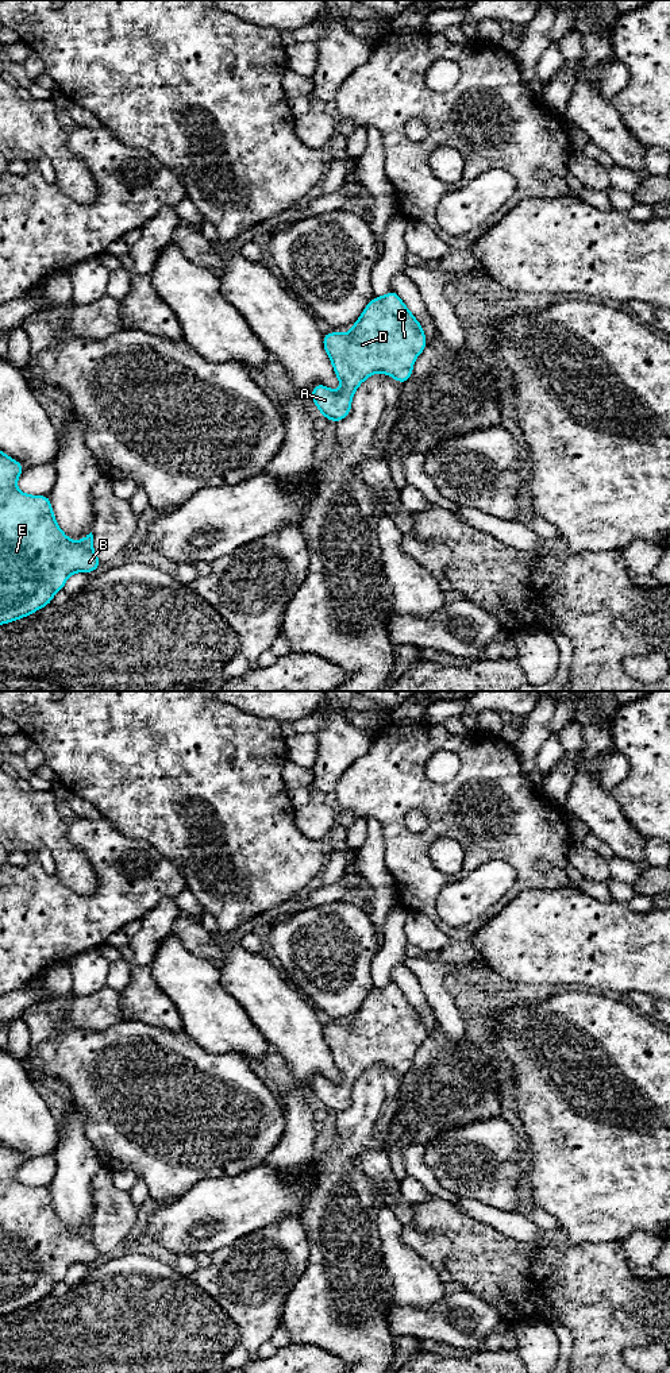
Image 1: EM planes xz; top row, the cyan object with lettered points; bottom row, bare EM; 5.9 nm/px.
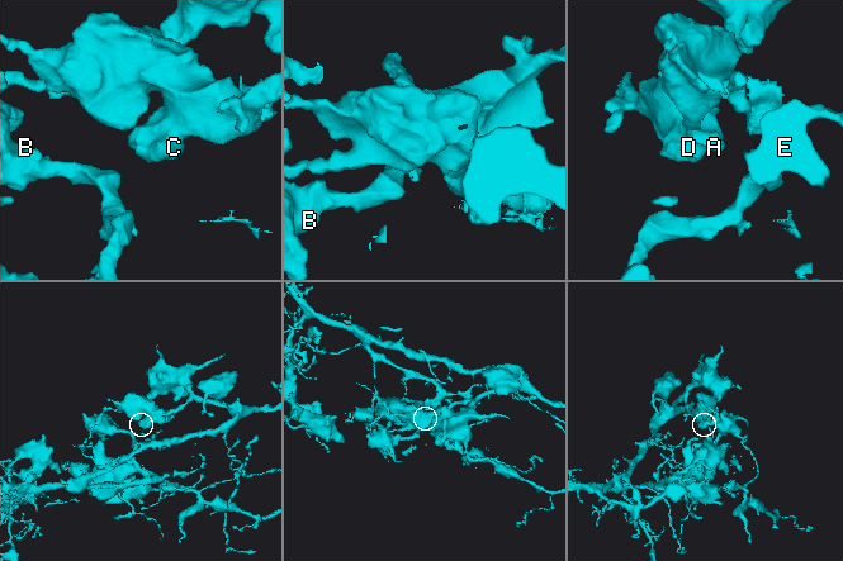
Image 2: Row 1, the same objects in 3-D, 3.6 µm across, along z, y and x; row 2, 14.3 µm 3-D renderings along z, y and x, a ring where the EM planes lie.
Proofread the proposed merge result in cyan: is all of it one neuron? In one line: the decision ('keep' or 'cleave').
keep

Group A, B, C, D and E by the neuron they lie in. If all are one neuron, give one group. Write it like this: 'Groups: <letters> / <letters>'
Groups: A B C D E

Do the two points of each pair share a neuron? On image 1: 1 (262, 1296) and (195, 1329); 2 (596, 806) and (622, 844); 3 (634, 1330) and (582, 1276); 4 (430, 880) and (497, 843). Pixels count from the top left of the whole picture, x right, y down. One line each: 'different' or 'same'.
1: different
2: same
3: same
4: same

